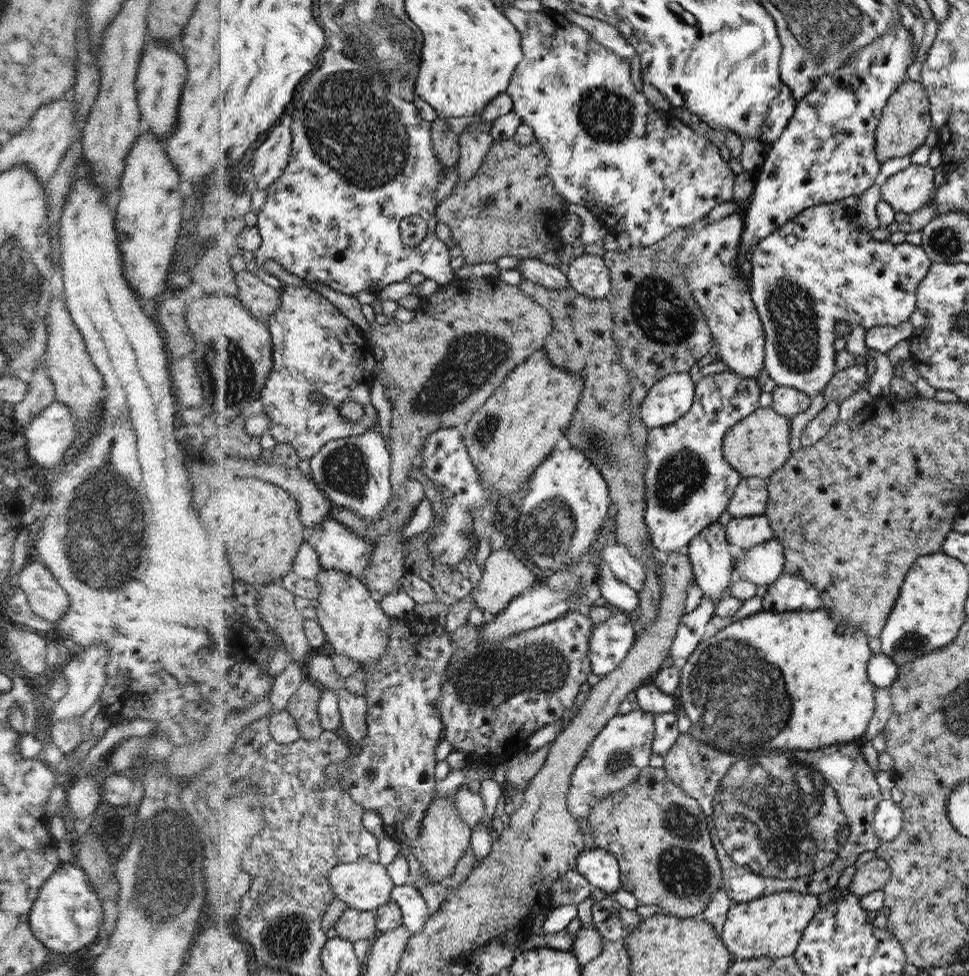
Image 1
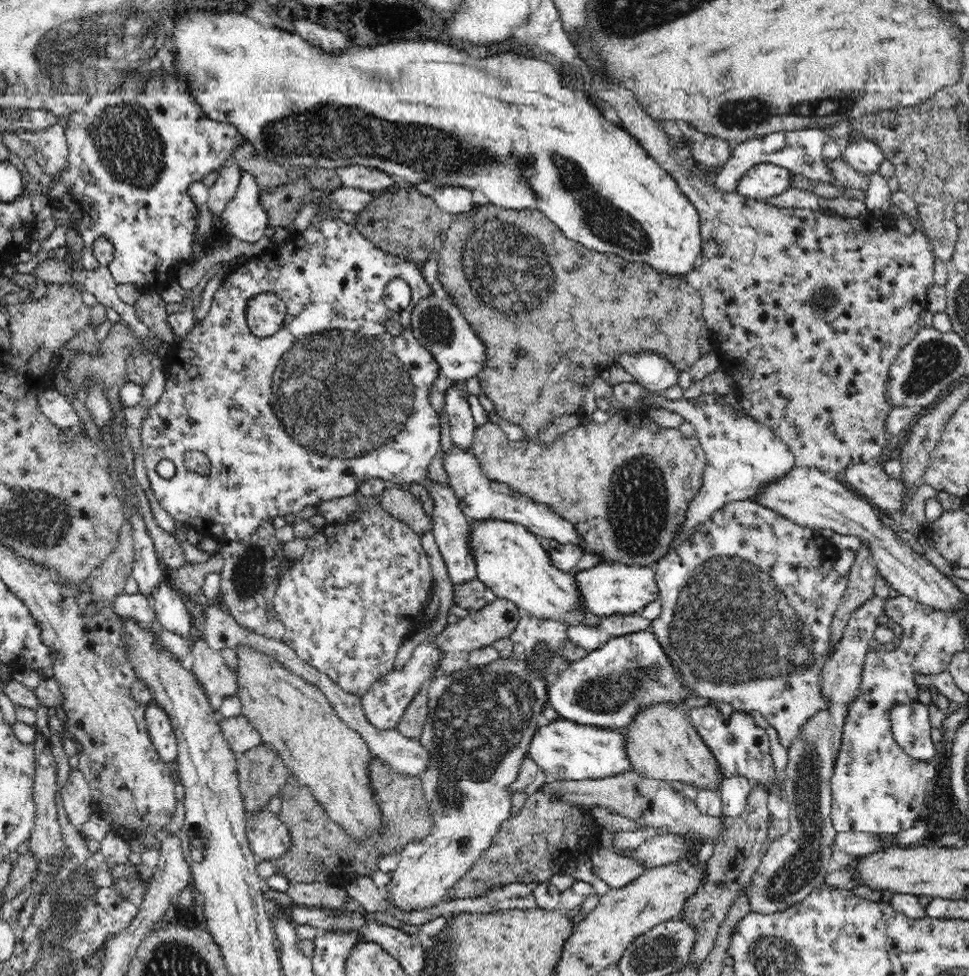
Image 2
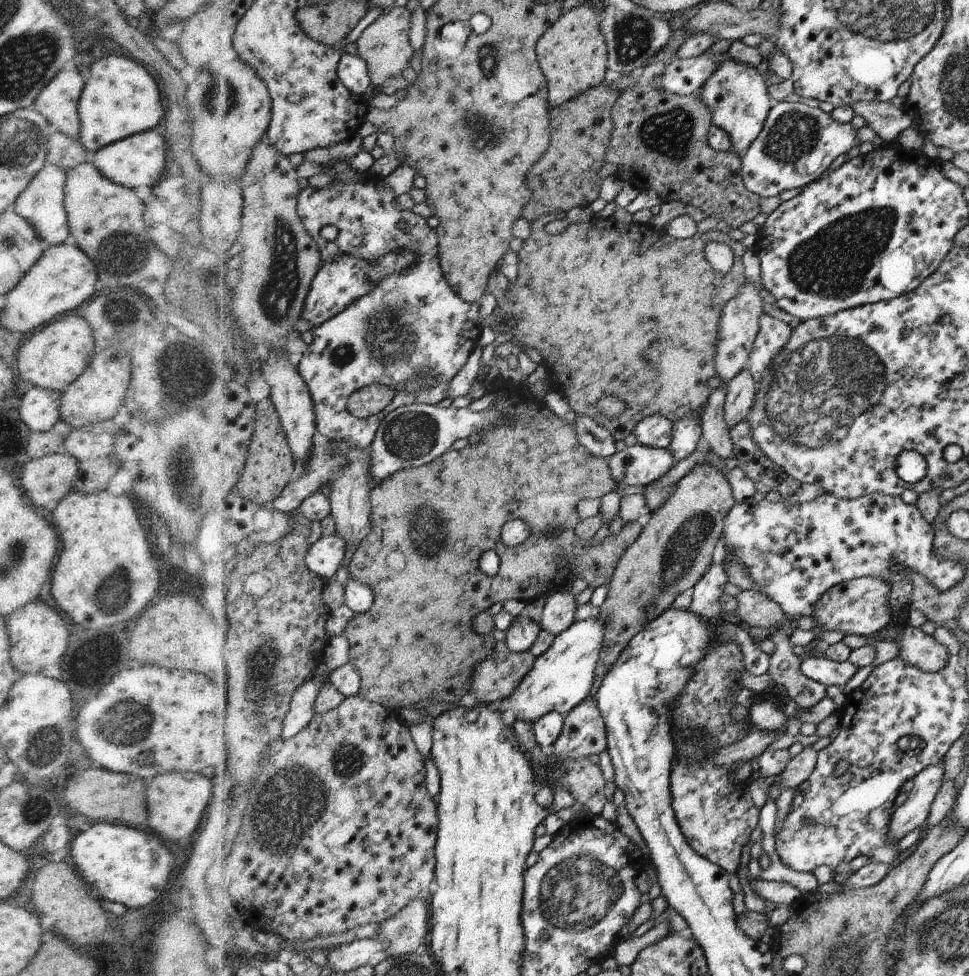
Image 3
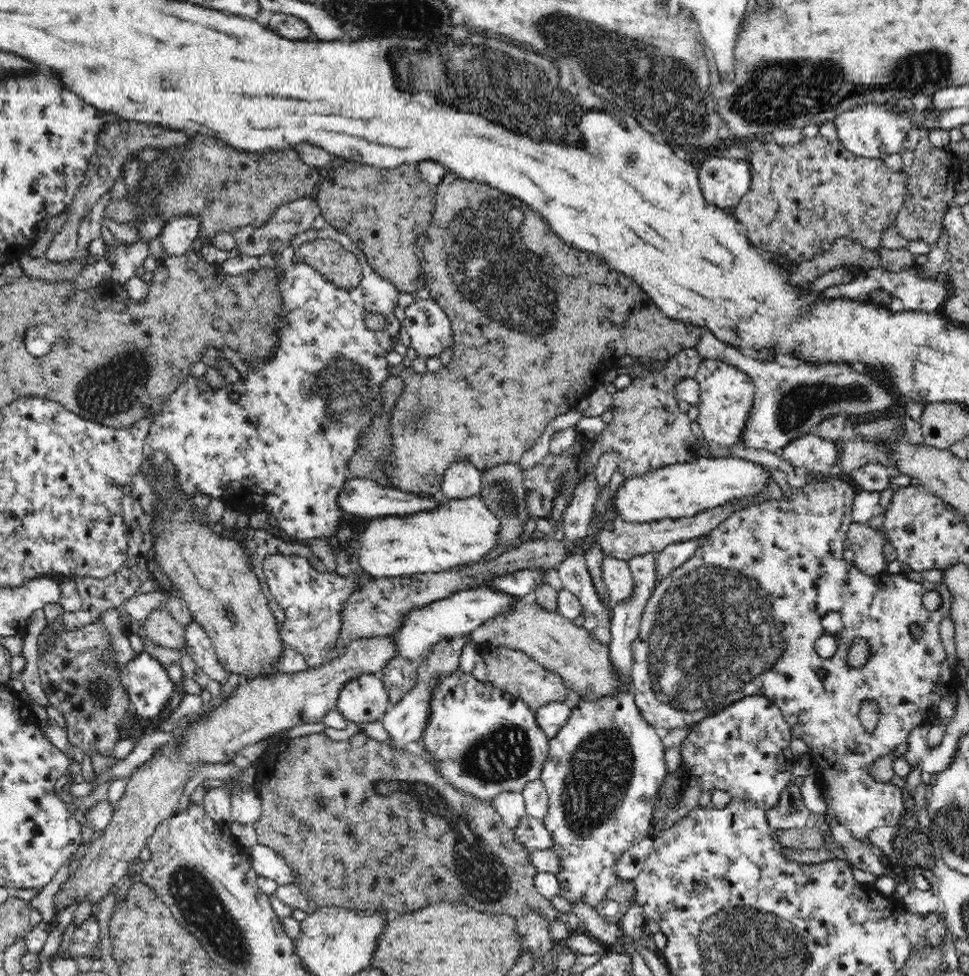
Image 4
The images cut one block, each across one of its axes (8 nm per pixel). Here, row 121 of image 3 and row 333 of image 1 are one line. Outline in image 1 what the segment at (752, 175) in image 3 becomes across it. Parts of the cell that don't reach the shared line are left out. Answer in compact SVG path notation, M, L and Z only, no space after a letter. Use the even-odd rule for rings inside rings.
M843 201L811 207L802 212L802 214L796 215L795 219L784 224L784 227L781 227L778 232L766 236L750 252L747 270L751 284L751 296L752 300L755 301L756 308L758 308L760 320L763 321L763 328L767 336L766 370L768 371L769 378L771 378L772 385L795 388L806 393L808 397L813 398L828 386L828 383L831 382L837 371L835 365L837 351L834 348L834 341L841 337L834 332L835 323L845 320L850 323L851 331L859 325L868 330L882 325L898 326L902 322L910 320L912 314L915 314L916 307L918 306L919 284L926 278L931 265L934 263L927 256L927 251L920 245L913 245L907 241L901 244L893 244L890 241L875 241L870 238L869 232L856 228L850 222L851 219L854 219L854 212L852 212L851 208L846 207Z

